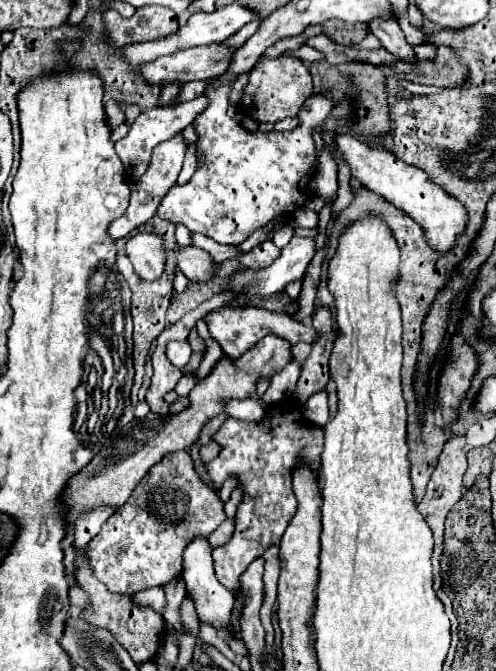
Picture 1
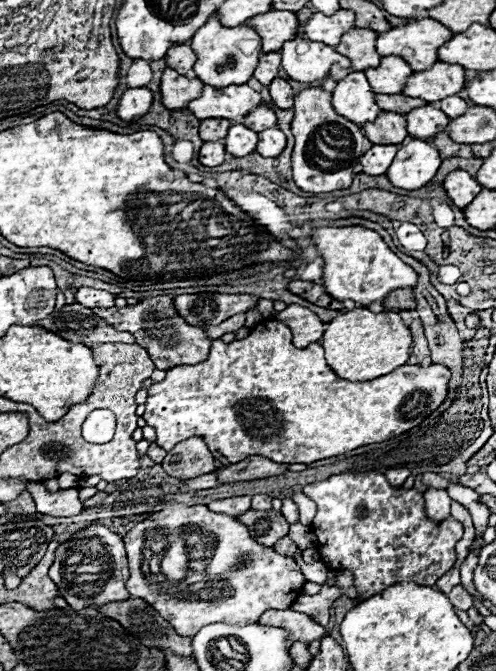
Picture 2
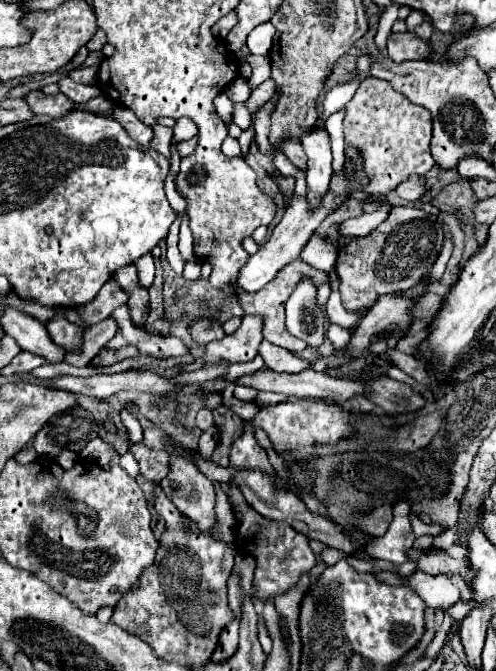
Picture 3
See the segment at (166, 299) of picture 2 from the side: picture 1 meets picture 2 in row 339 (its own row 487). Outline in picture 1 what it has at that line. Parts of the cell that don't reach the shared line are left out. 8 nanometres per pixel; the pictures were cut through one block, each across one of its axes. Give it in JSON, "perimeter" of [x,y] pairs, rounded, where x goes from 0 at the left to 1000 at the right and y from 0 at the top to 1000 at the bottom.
{"perimeter":[[[343,674],[290,709],[290,715],[282,715],[282,721],[270,727],[254,751],[234,757],[234,763],[210,778],[202,796],[190,799],[190,805],[181,805],[169,817],[169,829],[194,864],[210,867],[210,873],[222,882],[266,885],[294,876],[331,873],[367,855],[367,826],[375,814],[395,799],[419,802],[452,775],[452,751],[440,742],[440,736],[395,706],[383,674]]]}

